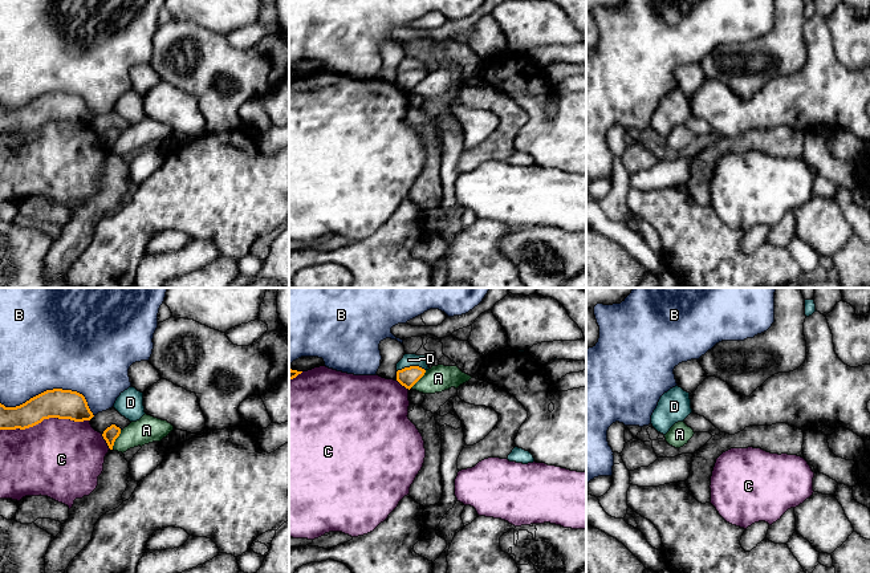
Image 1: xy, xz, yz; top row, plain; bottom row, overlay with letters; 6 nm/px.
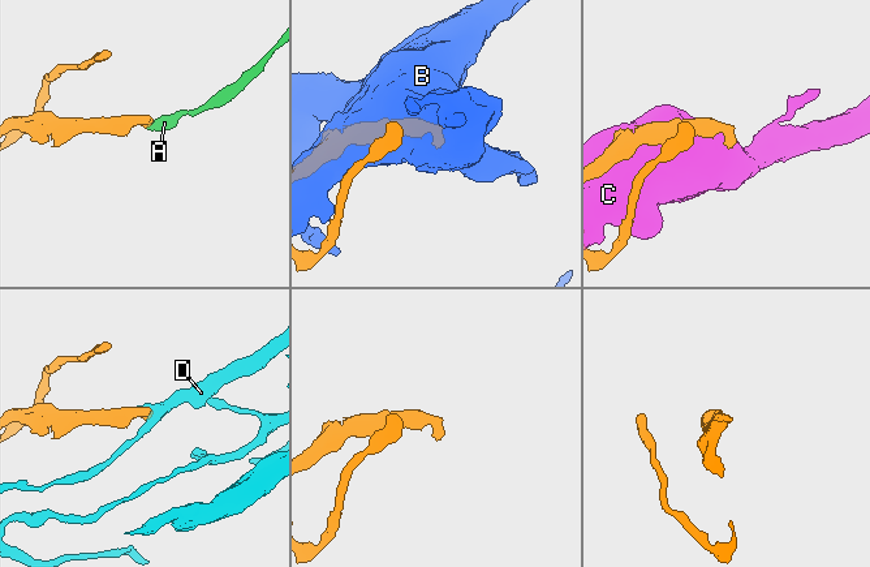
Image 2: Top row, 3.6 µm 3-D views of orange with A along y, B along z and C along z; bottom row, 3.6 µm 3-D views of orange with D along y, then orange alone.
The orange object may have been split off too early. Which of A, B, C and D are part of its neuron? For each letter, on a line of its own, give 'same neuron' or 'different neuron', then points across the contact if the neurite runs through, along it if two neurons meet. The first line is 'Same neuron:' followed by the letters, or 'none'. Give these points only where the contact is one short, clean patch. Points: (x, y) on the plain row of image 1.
Same neuron: none
A: different neuron; border along xy (121, 133), (112, 151)
B: different neuron
C: different neuron
D: different neuron; border along xz (425, 72), (405, 69), (397, 74)

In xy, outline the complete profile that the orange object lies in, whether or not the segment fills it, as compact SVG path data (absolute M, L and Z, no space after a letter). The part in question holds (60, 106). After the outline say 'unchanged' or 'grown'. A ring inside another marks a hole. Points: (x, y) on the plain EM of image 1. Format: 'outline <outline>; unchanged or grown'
outline M46 93L16 110L0 106L0 133L25 133L49 121L84 125L93 119L85 99L72 93Z; unchanged

